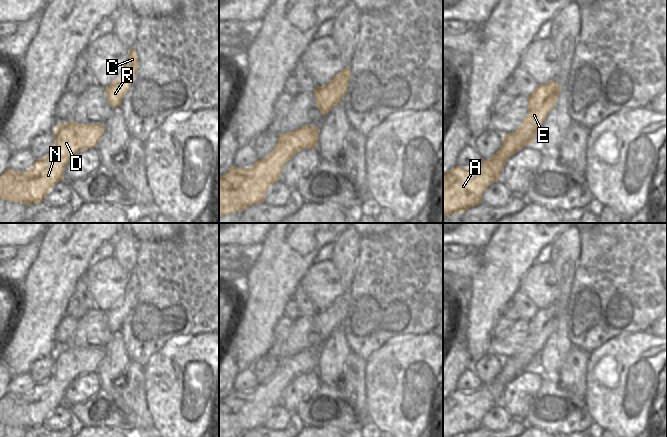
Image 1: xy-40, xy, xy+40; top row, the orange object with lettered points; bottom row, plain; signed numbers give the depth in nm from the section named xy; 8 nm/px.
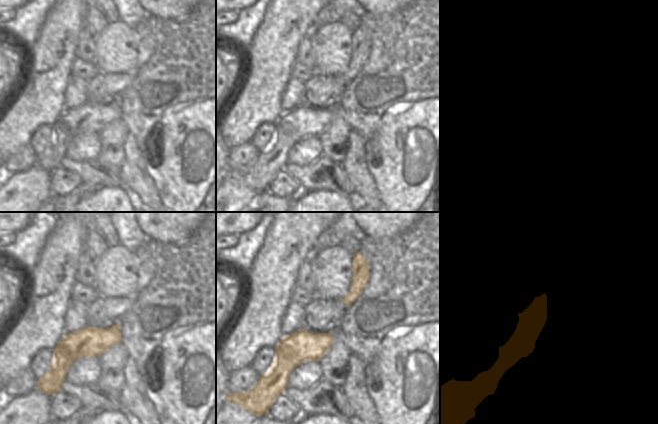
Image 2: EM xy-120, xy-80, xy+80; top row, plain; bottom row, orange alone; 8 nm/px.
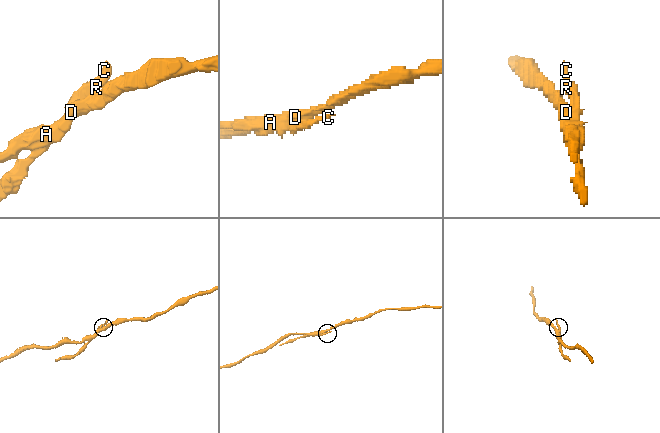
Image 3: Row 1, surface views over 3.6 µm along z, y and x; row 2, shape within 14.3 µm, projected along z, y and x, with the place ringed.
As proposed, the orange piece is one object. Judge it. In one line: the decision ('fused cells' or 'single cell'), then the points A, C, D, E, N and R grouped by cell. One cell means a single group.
fused cells; groups A D N / C E R

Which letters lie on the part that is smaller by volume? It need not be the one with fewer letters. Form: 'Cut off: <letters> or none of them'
Cut off: C, E, R

